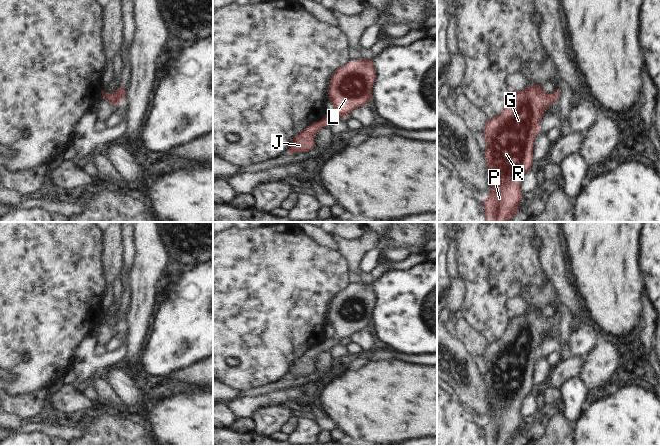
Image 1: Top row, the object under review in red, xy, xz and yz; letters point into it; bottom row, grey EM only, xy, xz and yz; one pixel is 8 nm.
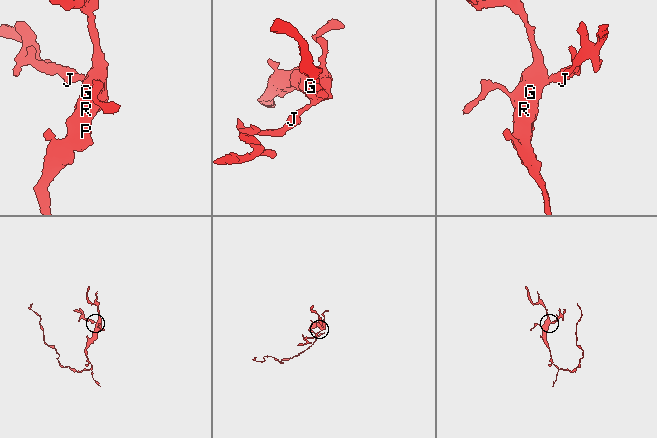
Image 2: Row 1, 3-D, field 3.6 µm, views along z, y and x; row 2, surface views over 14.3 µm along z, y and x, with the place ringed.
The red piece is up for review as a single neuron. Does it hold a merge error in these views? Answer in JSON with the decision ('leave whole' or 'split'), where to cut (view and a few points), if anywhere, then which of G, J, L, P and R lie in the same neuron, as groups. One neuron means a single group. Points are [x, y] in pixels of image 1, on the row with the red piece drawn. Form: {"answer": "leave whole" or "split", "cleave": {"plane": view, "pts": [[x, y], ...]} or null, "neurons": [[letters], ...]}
{"answer": "leave whole", "cleave": null, "neurons": [["G", "J", "L", "P", "R"]]}

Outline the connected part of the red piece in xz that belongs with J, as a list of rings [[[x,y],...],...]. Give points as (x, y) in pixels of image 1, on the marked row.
[[[363,58],[349,61],[338,68],[329,84],[329,97],[334,105],[334,113],[326,114],[320,121],[296,135],[290,142],[288,155],[311,150],[315,147],[315,135],[321,128],[329,126],[338,118],[346,118],[353,109],[371,101],[375,80],[376,71],[372,60]]]

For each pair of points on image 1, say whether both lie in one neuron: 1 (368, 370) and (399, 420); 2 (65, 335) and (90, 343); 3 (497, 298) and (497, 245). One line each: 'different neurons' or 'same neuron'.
1: same neuron
2: different neurons
3: same neuron

